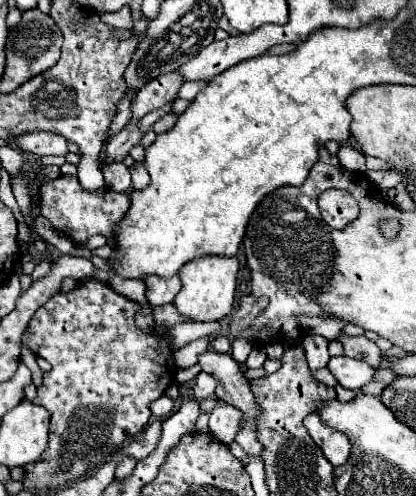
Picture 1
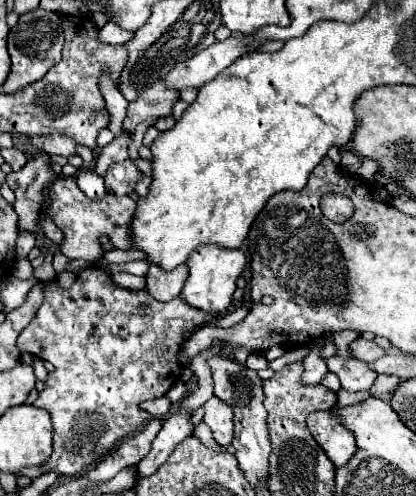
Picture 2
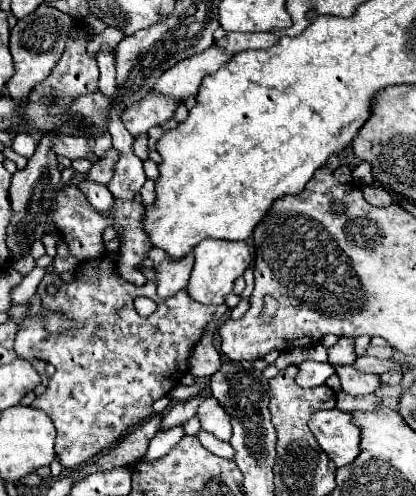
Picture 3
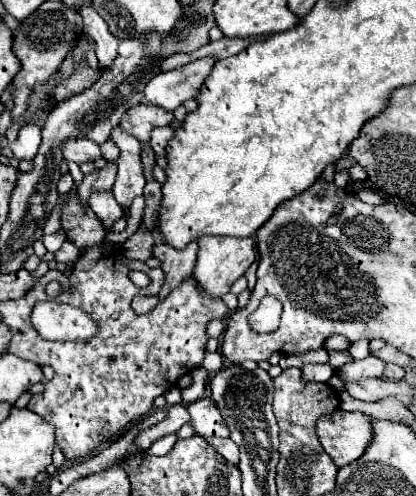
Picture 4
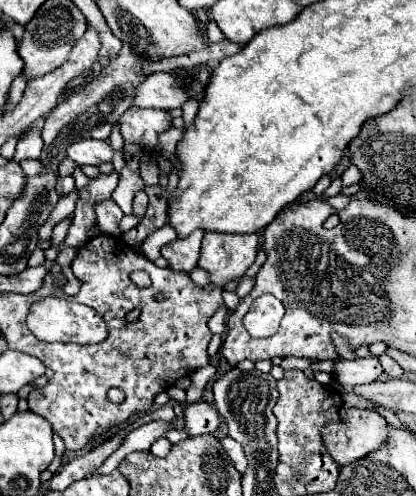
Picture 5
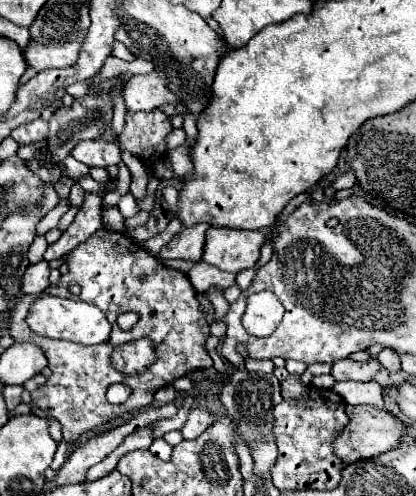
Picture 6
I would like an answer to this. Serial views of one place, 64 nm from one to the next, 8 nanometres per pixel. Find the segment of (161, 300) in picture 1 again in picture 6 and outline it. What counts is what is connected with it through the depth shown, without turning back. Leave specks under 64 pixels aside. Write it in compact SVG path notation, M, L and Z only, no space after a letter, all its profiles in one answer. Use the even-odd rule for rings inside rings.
M194 224L192 228L184 228L180 234L176 234L162 250L158 252L160 260L170 258L184 258L184 260L200 260L204 252L204 232L210 228L210 224Z

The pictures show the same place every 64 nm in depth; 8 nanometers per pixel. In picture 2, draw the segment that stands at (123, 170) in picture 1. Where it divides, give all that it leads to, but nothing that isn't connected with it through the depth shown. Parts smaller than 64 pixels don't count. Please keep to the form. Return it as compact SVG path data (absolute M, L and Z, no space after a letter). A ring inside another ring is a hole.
M130 158L124 162L112 164L112 168L108 168L108 172L104 176L106 190L116 196L130 196L134 192L136 184L140 182L140 176L142 176L142 172Z

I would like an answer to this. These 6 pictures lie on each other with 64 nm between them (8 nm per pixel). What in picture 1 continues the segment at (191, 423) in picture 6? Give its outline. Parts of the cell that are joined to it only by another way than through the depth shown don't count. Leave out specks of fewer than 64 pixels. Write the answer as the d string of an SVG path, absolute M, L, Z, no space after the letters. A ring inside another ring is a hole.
M218 400L216 406L212 408L210 420L208 420L212 436L228 446L234 440L238 428L240 428L240 418L242 418L242 414L240 414L238 408Z

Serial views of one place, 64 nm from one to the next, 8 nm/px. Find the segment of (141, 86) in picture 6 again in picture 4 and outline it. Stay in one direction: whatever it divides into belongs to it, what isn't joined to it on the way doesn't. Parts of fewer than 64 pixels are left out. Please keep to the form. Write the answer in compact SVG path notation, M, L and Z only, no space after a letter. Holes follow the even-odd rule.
M202 58L170 72L158 72L144 88L144 102L176 110L180 104L196 96L214 64L214 58Z

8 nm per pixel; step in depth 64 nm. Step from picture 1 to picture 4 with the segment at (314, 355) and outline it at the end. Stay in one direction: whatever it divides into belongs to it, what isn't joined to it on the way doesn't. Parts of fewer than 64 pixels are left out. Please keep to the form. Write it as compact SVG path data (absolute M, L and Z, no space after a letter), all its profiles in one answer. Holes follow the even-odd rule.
M306 364L301 370L304 382L328 382L334 374L334 368L328 364Z

